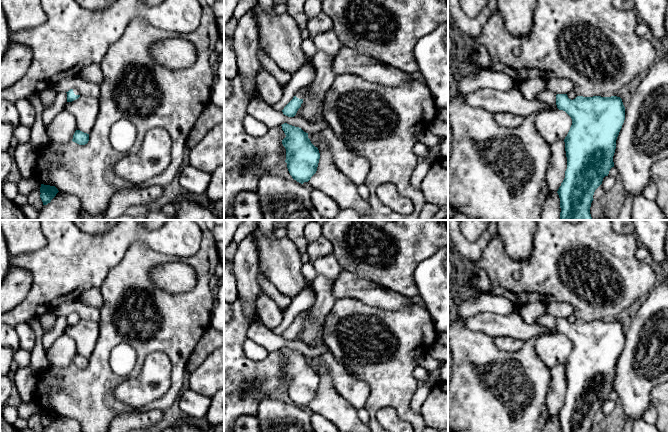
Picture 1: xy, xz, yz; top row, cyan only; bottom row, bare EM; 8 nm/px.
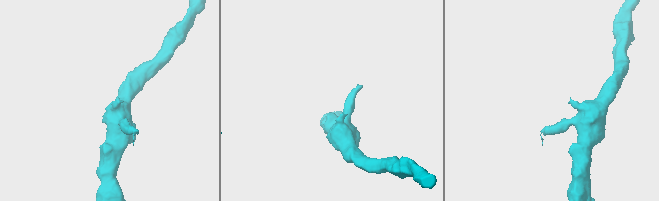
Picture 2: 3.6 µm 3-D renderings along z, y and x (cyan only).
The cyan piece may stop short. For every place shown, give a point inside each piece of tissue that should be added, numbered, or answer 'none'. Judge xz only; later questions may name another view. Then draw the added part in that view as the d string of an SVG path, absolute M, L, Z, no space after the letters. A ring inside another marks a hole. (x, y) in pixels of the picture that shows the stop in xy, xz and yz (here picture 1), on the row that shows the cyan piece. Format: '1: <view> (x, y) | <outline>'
1: xz (300, 93) | M307 87L301 88L300 90L298 90L295 94L295 96L299 99L303 99L305 93L308 91Z

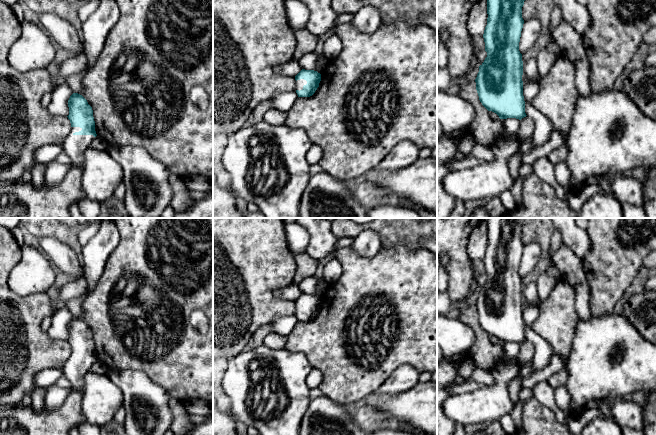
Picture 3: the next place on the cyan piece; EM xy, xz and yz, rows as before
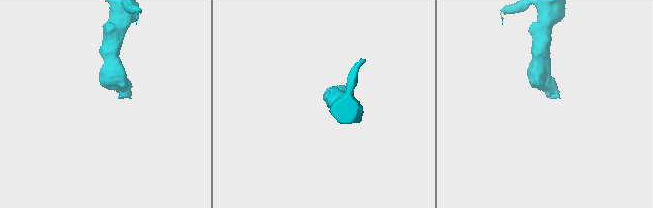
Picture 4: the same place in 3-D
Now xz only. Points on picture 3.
1: xz (299, 84) | M300 79L300 80L295 80L295 89L294 91L296 92L297 90L302 90L303 86L307 84L307 81L304 79Z

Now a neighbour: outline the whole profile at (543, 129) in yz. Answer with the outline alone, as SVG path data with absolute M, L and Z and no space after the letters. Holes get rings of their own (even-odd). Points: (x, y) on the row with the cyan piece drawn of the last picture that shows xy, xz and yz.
M530 59L523 63L523 74L531 80L528 83L523 83L523 96L525 101L525 113L535 124L531 137L534 146L537 147L546 143L554 130L551 121L532 105L532 100L539 90L540 82L536 59Z

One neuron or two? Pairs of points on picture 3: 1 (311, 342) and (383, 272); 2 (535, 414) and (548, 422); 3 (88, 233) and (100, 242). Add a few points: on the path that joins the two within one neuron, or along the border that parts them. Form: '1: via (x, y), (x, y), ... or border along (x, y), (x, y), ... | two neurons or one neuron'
1: via (329, 324), (365, 290) | one neuron
2: via (538, 417), (545, 422) | one neuron
3: border along (99, 228), (95, 235), (83, 246) | two neurons

